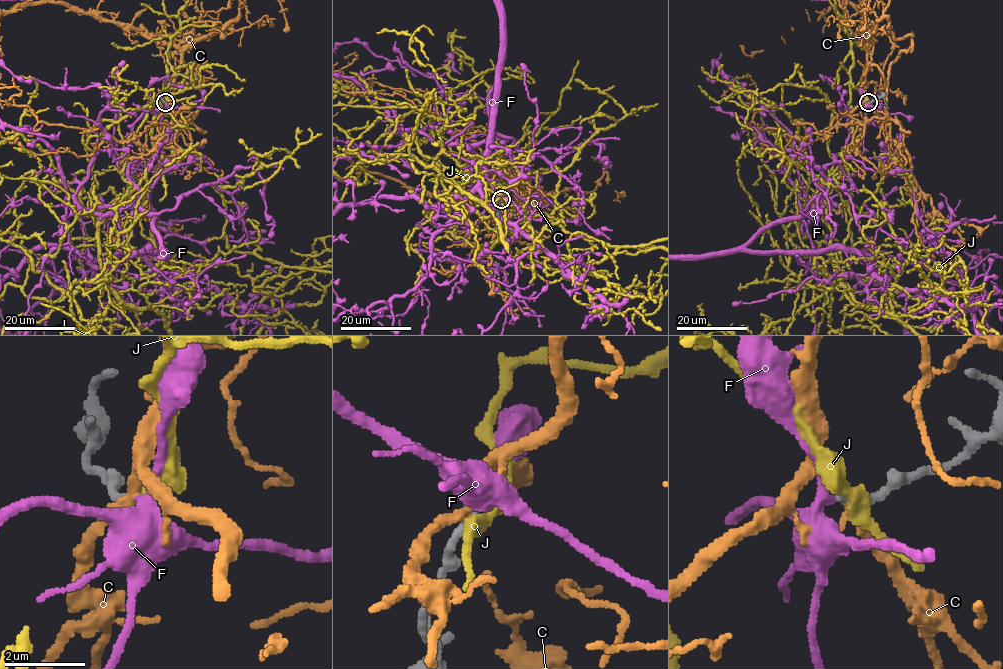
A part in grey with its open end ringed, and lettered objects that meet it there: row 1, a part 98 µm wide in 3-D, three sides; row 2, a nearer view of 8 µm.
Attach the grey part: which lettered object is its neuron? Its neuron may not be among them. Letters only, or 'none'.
F

